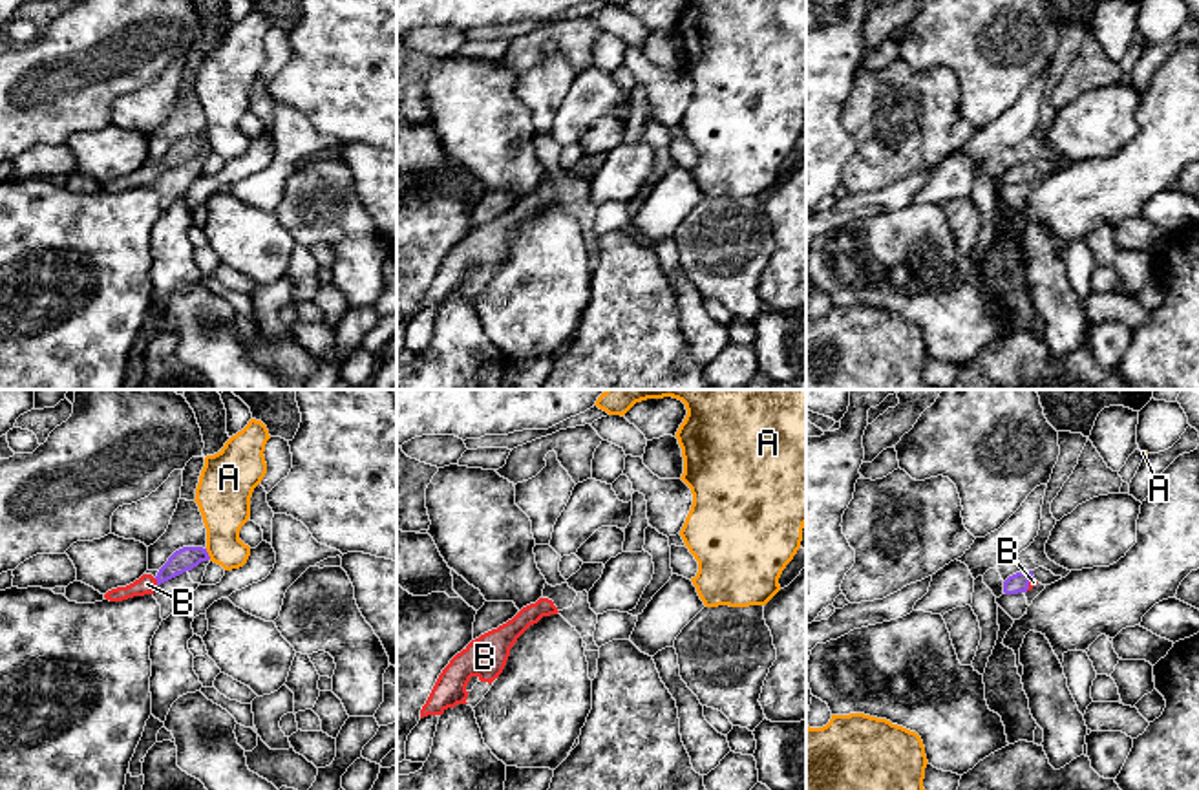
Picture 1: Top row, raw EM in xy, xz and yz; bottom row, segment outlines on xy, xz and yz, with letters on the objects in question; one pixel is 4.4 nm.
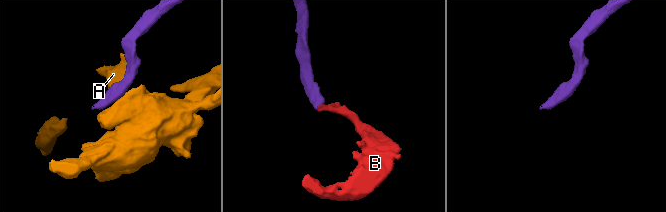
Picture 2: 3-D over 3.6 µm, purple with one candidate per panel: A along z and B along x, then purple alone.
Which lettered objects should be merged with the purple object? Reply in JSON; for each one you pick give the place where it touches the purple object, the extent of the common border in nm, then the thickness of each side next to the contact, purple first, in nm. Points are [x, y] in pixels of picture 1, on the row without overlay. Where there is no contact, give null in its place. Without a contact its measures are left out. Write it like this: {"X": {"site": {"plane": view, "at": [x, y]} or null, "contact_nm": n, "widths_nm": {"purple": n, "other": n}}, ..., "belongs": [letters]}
{"B": {"site": {"plane": "xy", "at": [158, 172]}, "contact_nm": 40, "widths_nm": {"purple": 100, "other": 90}}, "belongs": ["B"]}

